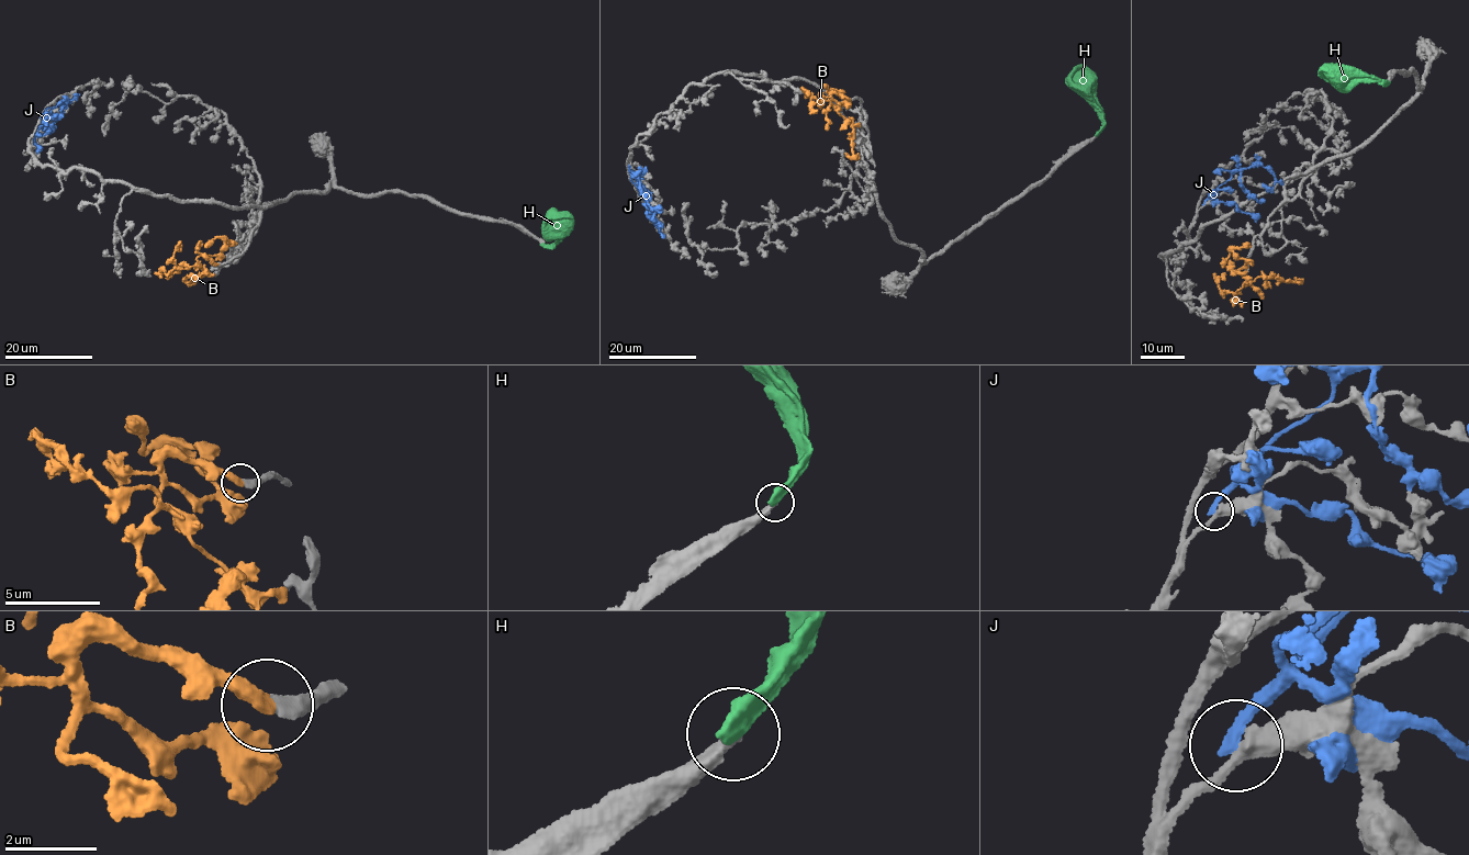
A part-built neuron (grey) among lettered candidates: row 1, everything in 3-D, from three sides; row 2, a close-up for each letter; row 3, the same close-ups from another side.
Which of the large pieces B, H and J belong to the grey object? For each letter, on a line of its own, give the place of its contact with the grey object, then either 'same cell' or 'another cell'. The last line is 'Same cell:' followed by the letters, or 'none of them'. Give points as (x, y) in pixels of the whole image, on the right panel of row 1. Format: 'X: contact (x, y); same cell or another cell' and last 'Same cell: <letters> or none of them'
B: contact (1246, 271); same cell
H: contact (1389, 81); another cell
J: contact (1204, 203); another cell
Same cell: B

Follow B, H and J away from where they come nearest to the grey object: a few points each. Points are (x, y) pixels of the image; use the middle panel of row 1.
B: (849, 99), (833, 93), (830, 103), (852, 128), (852, 154), (850, 156), (844, 154)
H: (1097, 134), (1102, 126), (1102, 109), (1094, 90), (1075, 70), (1077, 65)
J: (630, 166), (632, 181), (648, 206), (649, 220), (659, 231), (660, 223), (653, 220)

